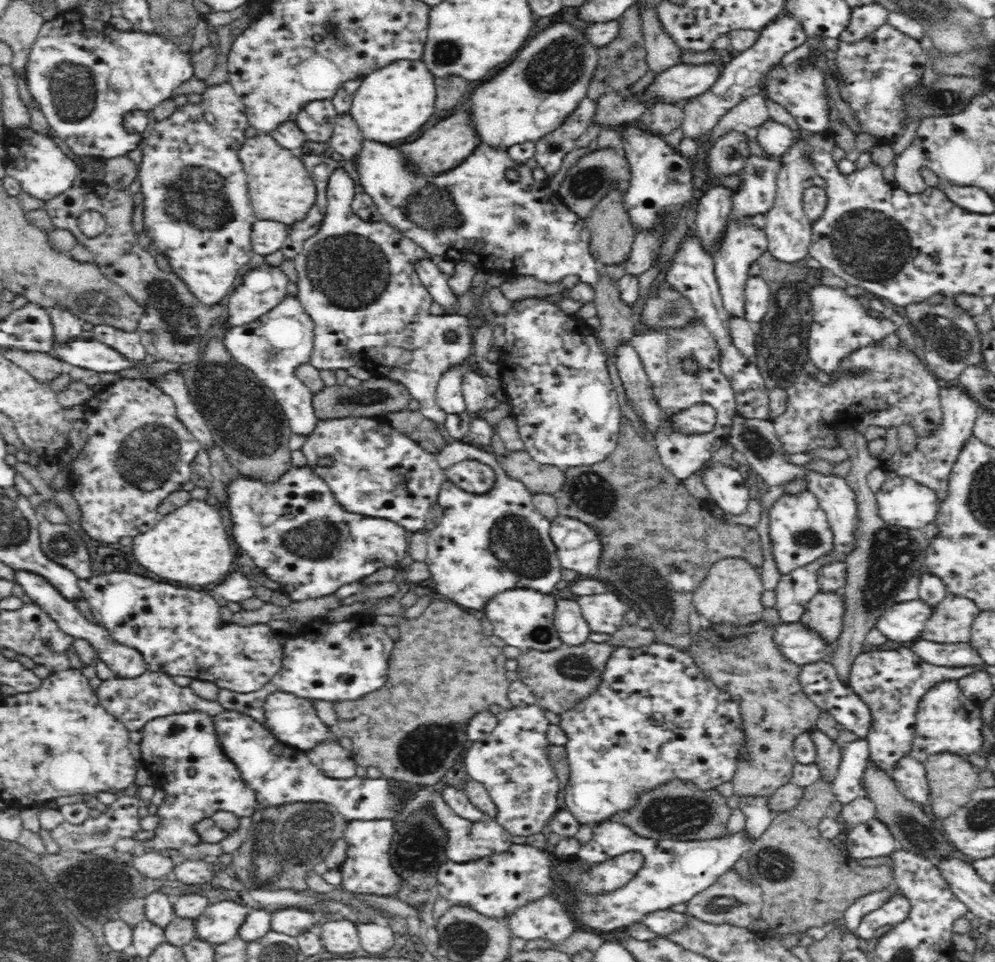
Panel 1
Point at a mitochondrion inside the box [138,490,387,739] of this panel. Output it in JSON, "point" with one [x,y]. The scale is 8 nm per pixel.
{"point":[316,539]}

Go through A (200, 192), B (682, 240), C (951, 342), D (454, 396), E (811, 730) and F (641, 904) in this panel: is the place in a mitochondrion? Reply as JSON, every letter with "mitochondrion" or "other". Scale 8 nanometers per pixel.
{"A":"mitochondrion","B":"other","C":"mitochondrion","D":"other","E":"other","F":"other"}

